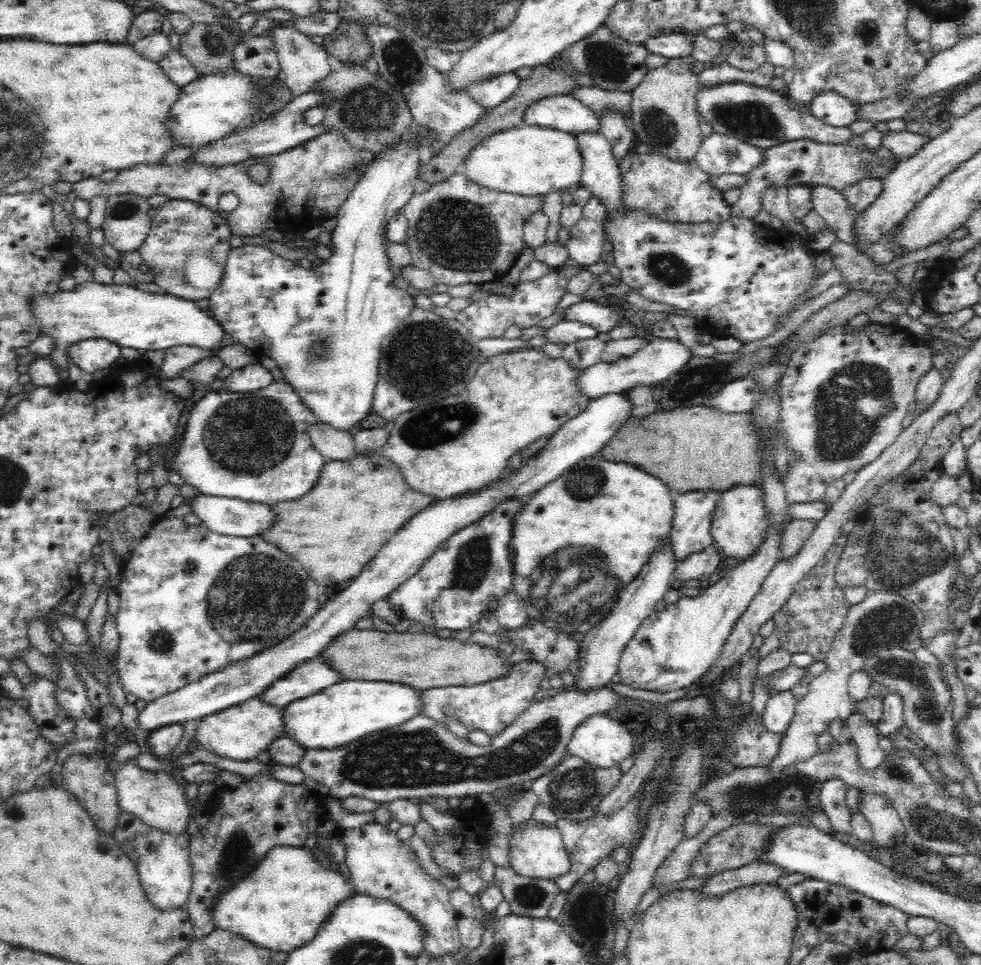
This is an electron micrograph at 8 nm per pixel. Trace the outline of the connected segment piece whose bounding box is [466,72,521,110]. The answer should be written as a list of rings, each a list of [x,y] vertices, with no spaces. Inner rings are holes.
[[[500,73],[486,81],[476,82],[466,90],[468,97],[472,97],[478,105],[494,108],[508,97],[512,96],[520,84],[518,76],[512,73]]]

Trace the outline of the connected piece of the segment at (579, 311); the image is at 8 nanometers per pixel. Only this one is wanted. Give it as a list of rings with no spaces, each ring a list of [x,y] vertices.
[[[597,300],[580,301],[566,307],[560,313],[560,320],[581,322],[586,324],[596,332],[609,332],[620,324],[620,316],[616,314],[616,308],[608,304],[601,305]]]

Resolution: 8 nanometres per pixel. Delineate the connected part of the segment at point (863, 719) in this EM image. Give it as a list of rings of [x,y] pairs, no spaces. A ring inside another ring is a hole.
[[[854,713],[844,721],[844,726],[847,736],[854,740],[861,767],[868,771],[882,764],[885,750],[878,745],[882,736],[877,723],[873,723],[863,714]]]

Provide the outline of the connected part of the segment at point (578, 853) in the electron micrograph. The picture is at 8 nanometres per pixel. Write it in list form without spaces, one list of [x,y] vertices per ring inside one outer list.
[[[642,790],[627,802],[627,805],[614,814],[593,815],[590,818],[583,819],[582,821],[567,822],[565,818],[558,819],[557,829],[561,832],[564,848],[567,851],[570,866],[568,873],[562,874],[560,877],[555,877],[553,882],[557,885],[560,892],[564,893],[572,889],[575,883],[588,872],[594,870],[602,858],[608,856],[610,850],[620,847],[628,848],[632,844],[632,840],[638,836],[640,830],[640,818],[638,814],[638,802],[642,798]]]

